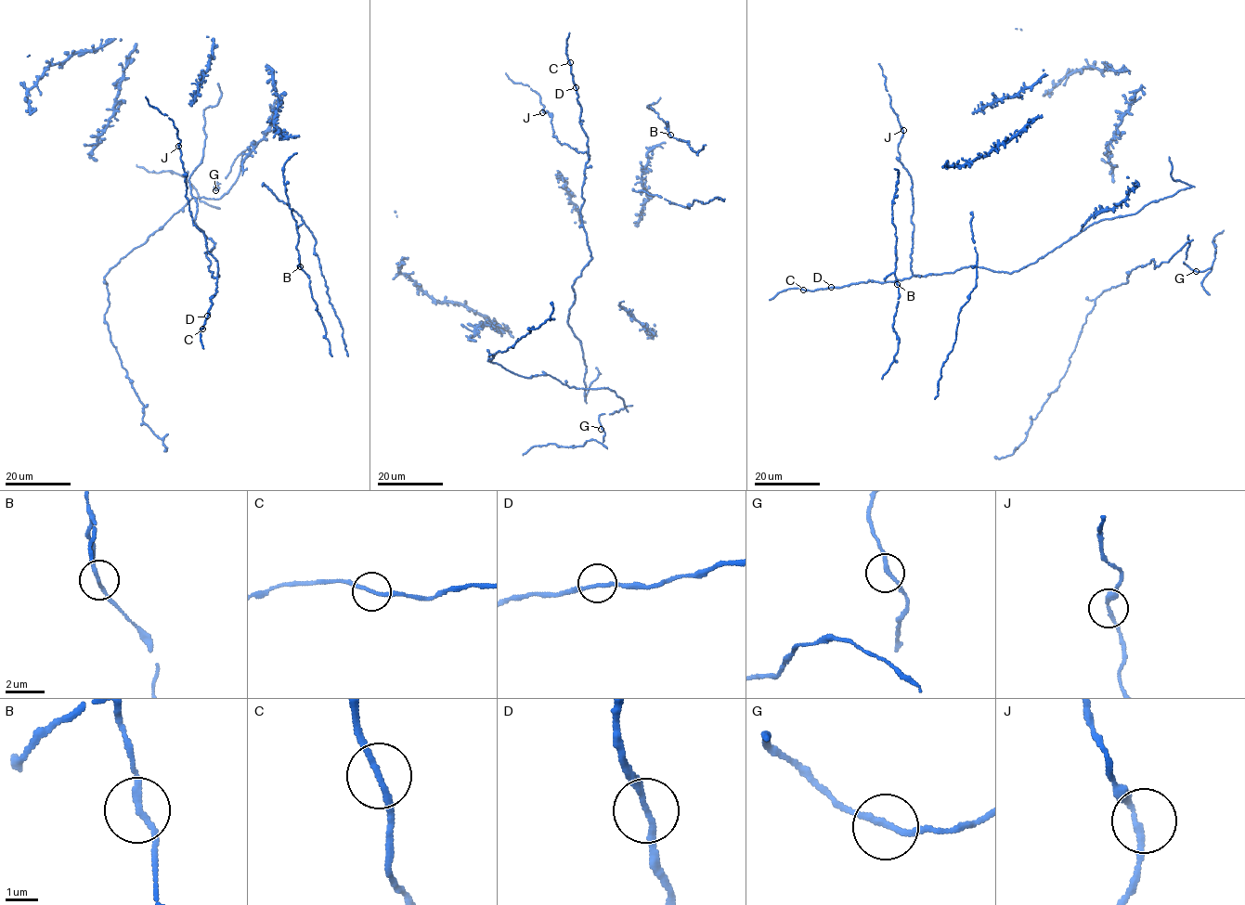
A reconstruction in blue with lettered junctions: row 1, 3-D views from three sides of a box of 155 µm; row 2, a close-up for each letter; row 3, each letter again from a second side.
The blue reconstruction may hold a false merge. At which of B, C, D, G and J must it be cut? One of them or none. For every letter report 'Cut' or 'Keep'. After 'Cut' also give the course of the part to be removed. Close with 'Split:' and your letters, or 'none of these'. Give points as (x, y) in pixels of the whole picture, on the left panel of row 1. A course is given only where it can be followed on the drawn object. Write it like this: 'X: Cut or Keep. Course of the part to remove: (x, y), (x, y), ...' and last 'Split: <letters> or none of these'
B: Keep
C: Cut. Course of the part to remove: (202, 329), (200, 332), (203, 348)
D: Keep
G: Keep
J: Keep
Split: C

